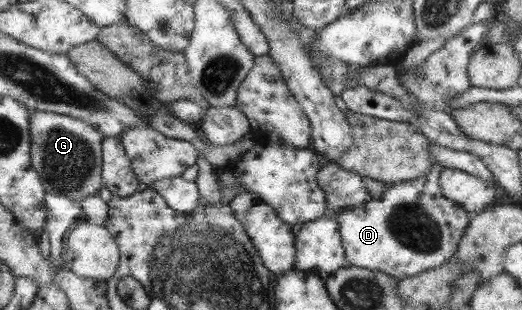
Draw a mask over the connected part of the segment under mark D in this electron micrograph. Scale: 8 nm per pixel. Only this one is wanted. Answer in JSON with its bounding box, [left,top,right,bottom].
[335,162,471,281]

